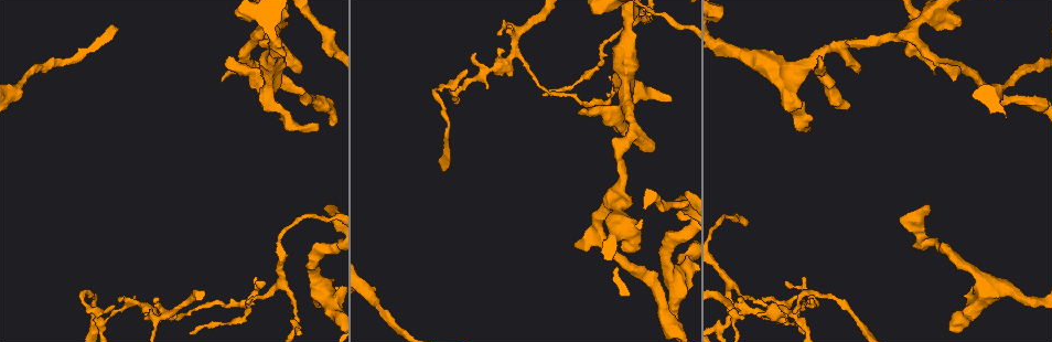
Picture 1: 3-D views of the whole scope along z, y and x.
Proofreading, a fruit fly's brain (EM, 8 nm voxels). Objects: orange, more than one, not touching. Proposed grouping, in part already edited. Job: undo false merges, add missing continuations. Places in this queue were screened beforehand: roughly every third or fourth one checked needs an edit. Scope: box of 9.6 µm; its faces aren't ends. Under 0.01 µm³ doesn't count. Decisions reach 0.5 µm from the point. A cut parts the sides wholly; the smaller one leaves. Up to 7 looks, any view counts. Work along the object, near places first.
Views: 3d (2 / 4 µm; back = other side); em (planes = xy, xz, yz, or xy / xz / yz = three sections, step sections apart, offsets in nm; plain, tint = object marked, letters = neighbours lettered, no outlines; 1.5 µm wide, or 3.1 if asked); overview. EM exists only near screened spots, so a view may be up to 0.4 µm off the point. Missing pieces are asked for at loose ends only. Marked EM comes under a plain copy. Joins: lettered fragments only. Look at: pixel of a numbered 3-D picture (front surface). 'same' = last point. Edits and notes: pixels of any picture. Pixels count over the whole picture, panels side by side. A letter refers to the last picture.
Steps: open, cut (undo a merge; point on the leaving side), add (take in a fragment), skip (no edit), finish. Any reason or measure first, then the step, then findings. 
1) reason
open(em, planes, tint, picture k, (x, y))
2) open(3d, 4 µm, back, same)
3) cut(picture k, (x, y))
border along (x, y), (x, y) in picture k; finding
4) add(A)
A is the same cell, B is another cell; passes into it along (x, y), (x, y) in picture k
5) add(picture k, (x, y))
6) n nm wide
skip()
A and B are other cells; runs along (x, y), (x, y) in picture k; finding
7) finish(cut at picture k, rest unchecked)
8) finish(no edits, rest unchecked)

thin end
open(3d, 4 µm, picture 1, (497, 34))

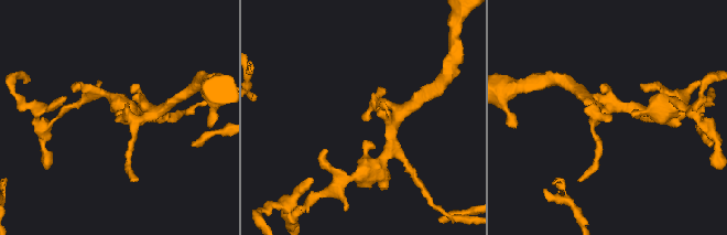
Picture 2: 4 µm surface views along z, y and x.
open(em, planes, letters, picture 2, (363, 119))

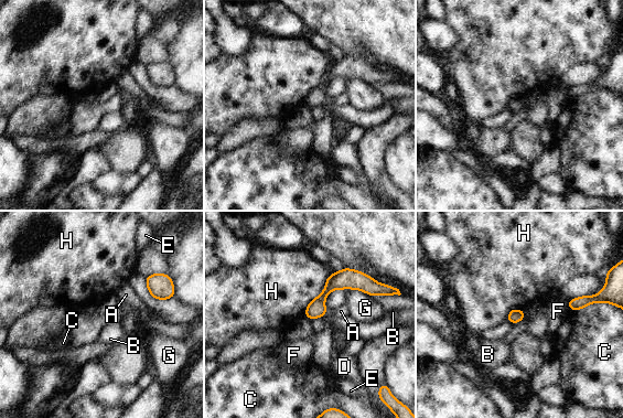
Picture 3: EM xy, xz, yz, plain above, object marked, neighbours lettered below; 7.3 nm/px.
skip()
A, B, C, D, E, F, G and H are other cells; runs along (366, 282), (336, 281), (308, 313) in picture 3; no lettered fragment goes on from it

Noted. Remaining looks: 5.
four or more arms meet
open(em, yz, step 8, letters, picture 1, (811, 61))

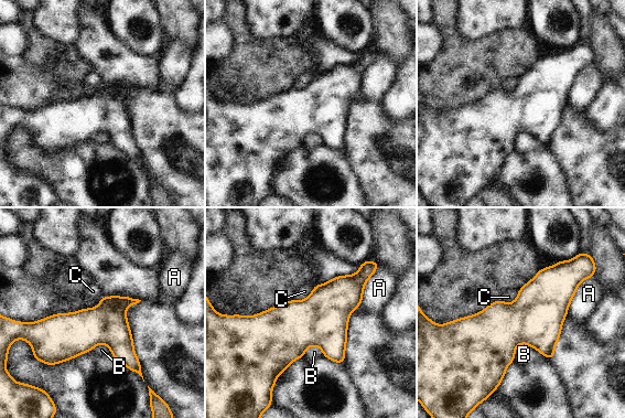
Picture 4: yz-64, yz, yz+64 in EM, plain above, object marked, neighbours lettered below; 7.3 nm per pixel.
skip()
A, B and C are other cells; one neuron here

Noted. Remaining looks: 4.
sharp bend
open(3d, 2 µm, picture 1, (727, 326))

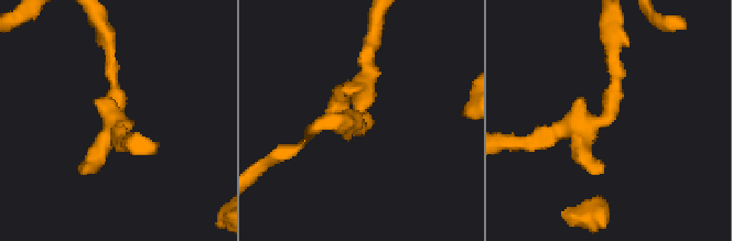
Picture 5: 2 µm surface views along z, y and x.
now the EM
open(em, planes, letters, picture 5, (364, 114))

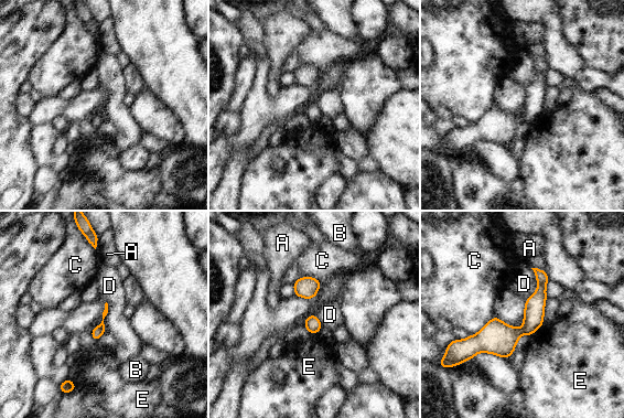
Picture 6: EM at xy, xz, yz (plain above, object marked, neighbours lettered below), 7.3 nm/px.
skip()
A, B, C, D and E are other cells; continuous, no second neuron

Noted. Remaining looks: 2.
finish(no edits, rest unchecked)

